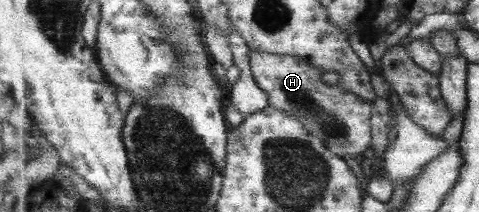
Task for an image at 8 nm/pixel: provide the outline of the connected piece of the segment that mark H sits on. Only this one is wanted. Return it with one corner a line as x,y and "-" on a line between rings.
252,51
251,70
253,70
253,78
259,88
269,96
269,107
281,111
285,115
293,116
305,127
305,130
308,130
309,134
315,138
324,139
325,146
328,146
329,150
340,155
341,158
351,156
353,159
357,159
360,154
369,150
371,118
373,118
373,112
376,112
374,102
365,102
358,94
341,88
339,83
335,86
325,84
321,70
315,70
315,66
311,66
307,60
297,58
297,56

